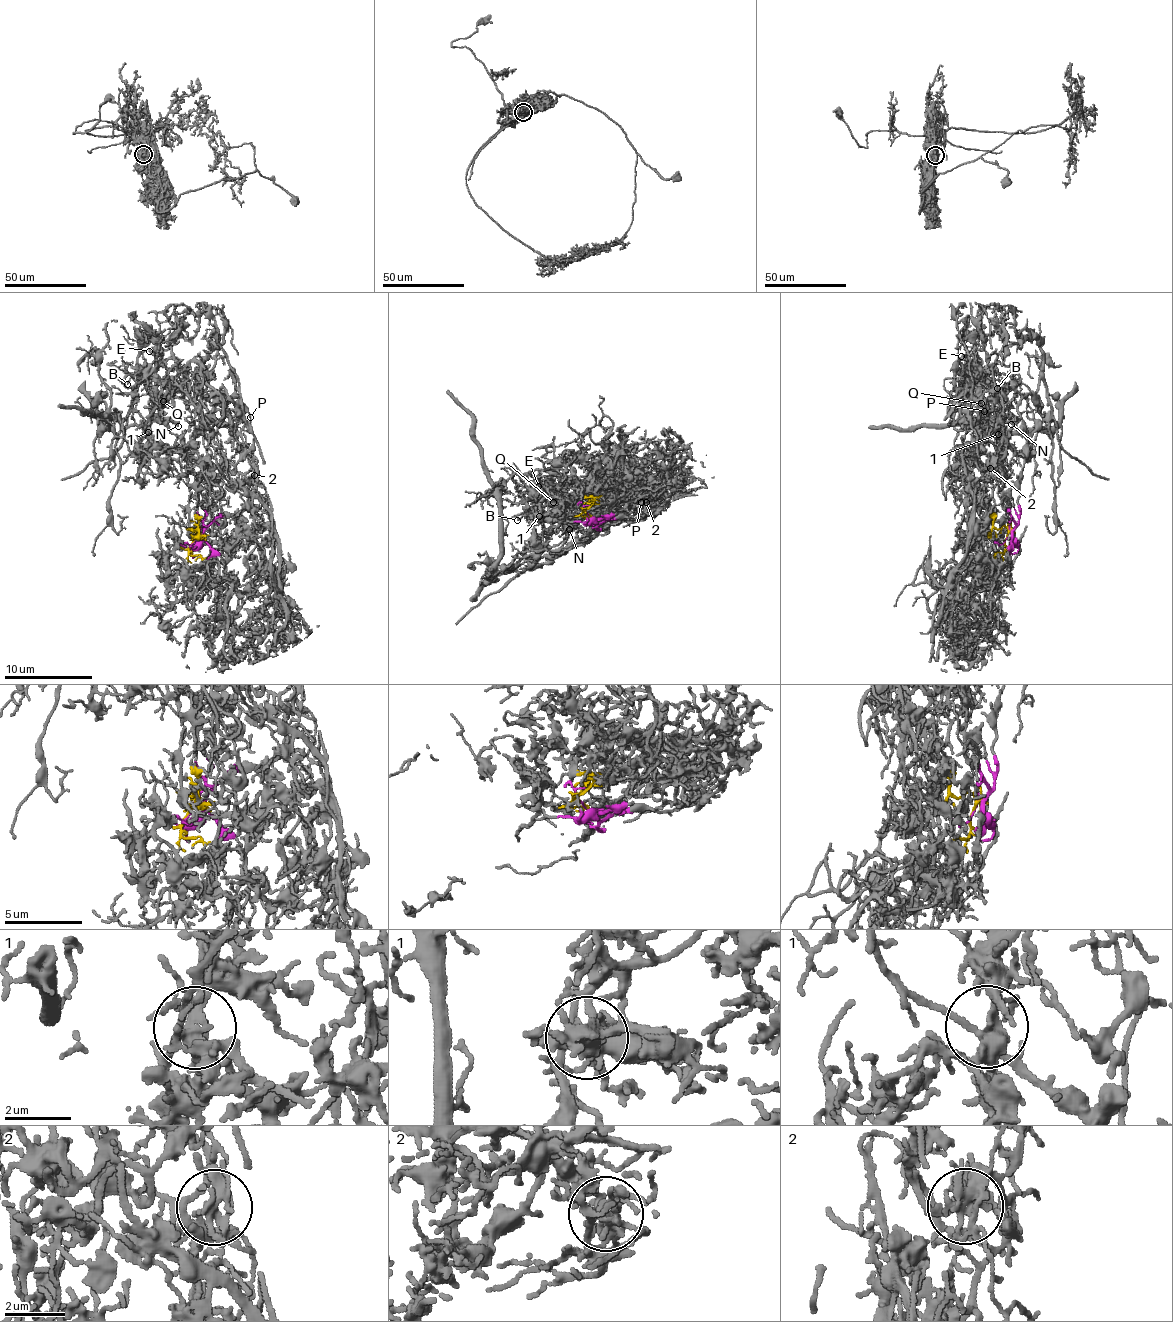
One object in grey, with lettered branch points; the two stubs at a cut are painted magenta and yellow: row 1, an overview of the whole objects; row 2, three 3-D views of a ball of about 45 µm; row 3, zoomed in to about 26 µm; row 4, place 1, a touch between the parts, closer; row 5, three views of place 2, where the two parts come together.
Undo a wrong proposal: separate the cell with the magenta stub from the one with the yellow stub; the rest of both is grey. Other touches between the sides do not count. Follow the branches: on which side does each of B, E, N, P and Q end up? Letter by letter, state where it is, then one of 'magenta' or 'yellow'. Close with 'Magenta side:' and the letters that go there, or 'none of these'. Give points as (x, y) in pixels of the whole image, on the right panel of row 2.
B: at (997, 388); yellow
E: at (961, 356); yellow
N: at (1011, 424); yellow
P: at (984, 411); yellow
Q: at (981, 403); yellow
Magenta side: none of these

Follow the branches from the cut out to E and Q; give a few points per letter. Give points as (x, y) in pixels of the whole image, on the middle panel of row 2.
E: (590, 515), (585, 489), (600, 475), (601, 484), (581, 500), (585, 506), (578, 487), (555, 503), (537, 486)
Q: (590, 515), (585, 489), (601, 474), (601, 484), (581, 500), (585, 506), (578, 487), (569, 505), (554, 501)

